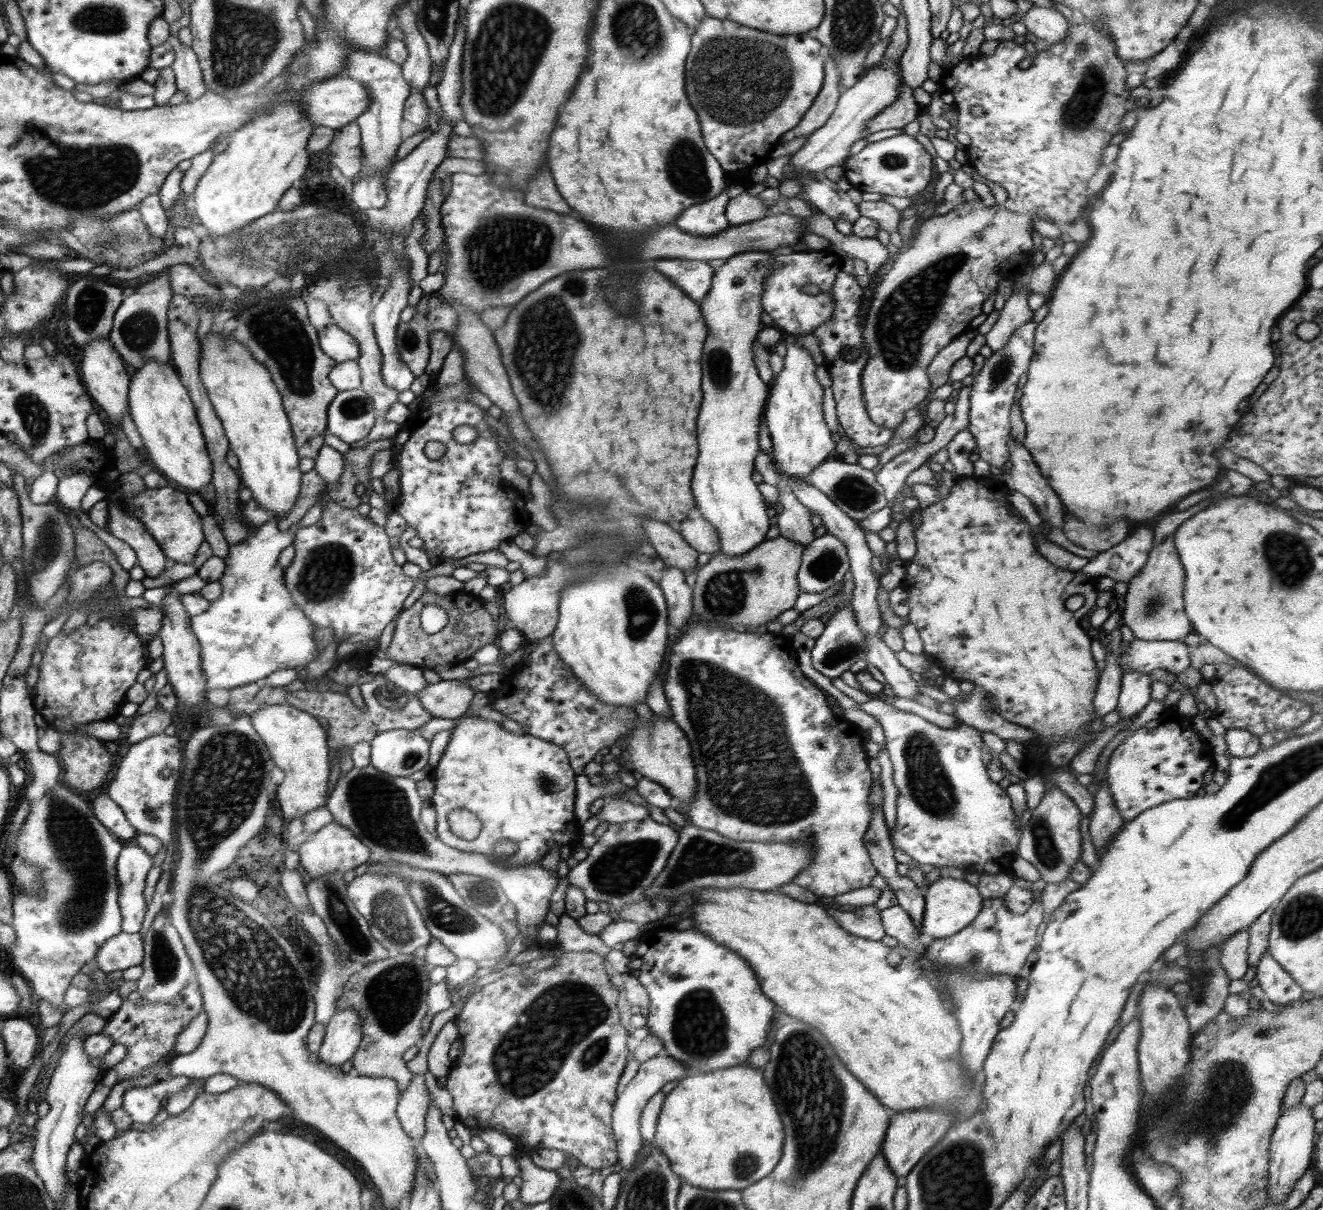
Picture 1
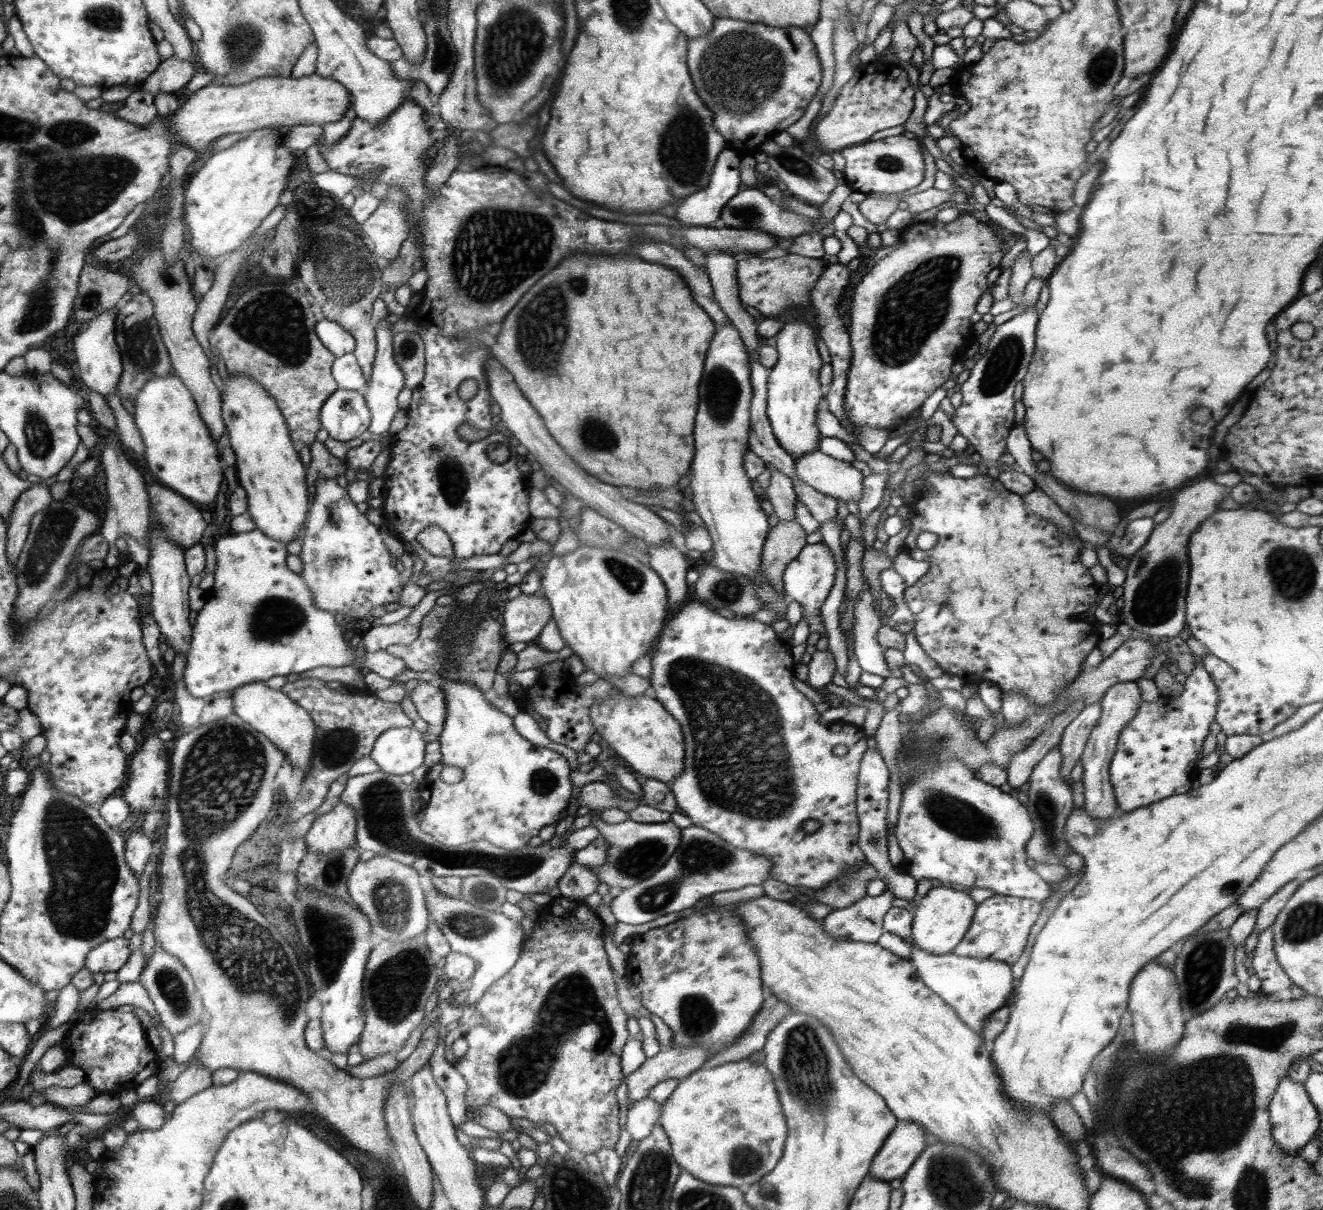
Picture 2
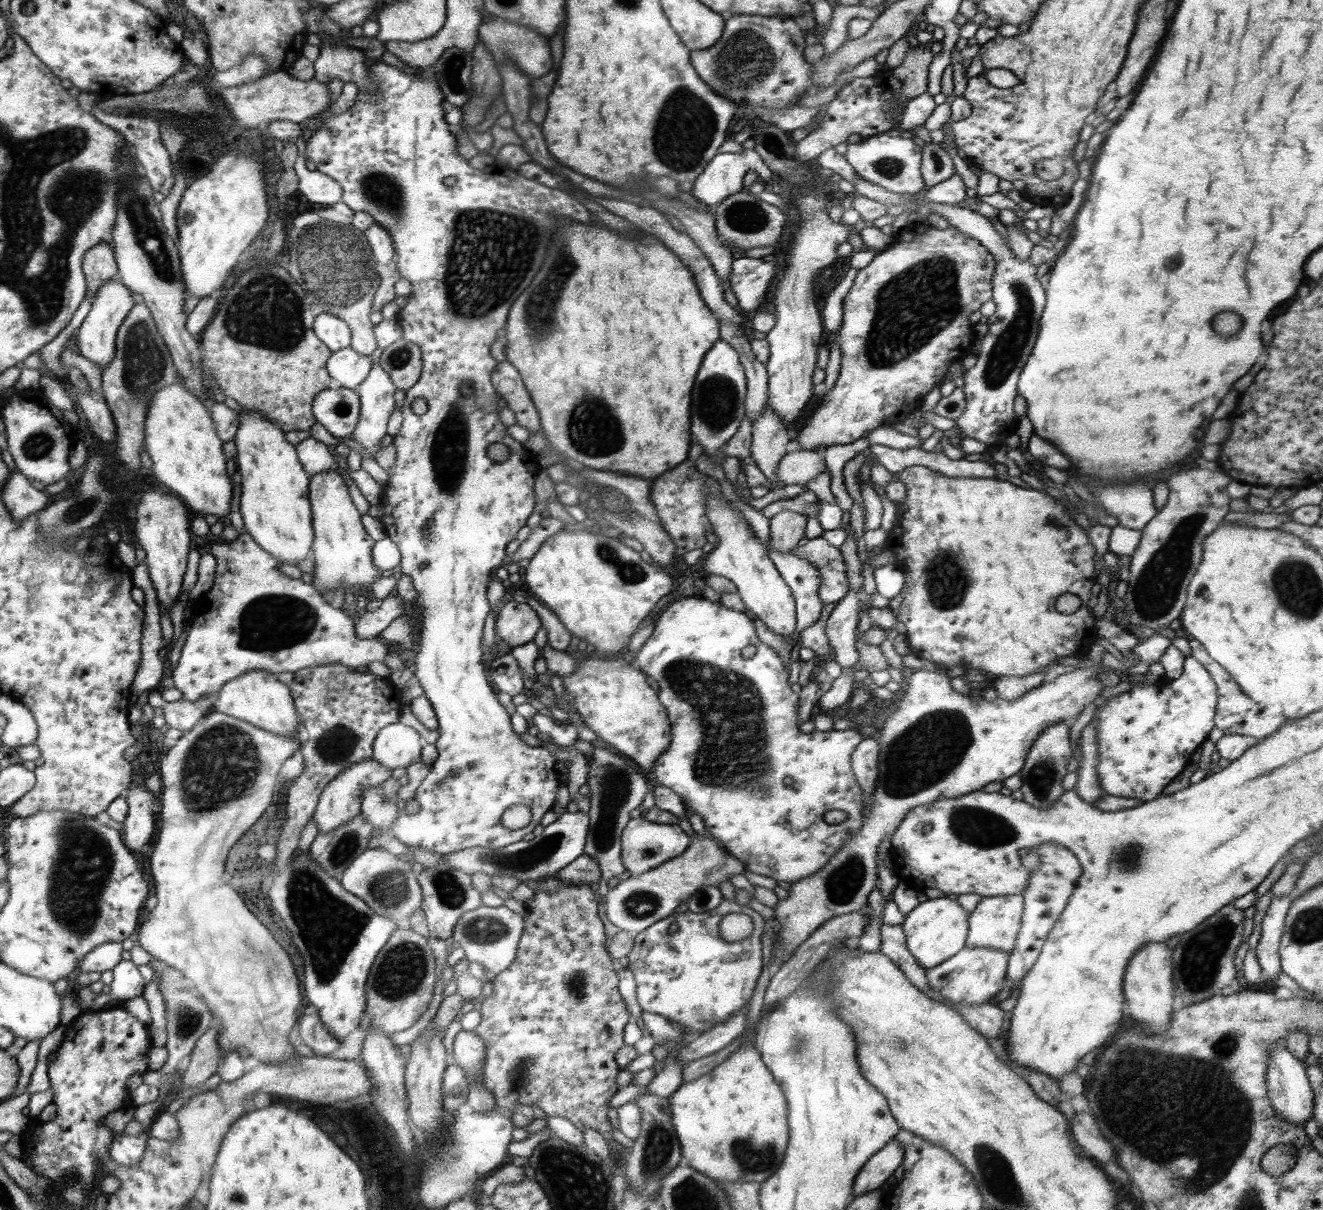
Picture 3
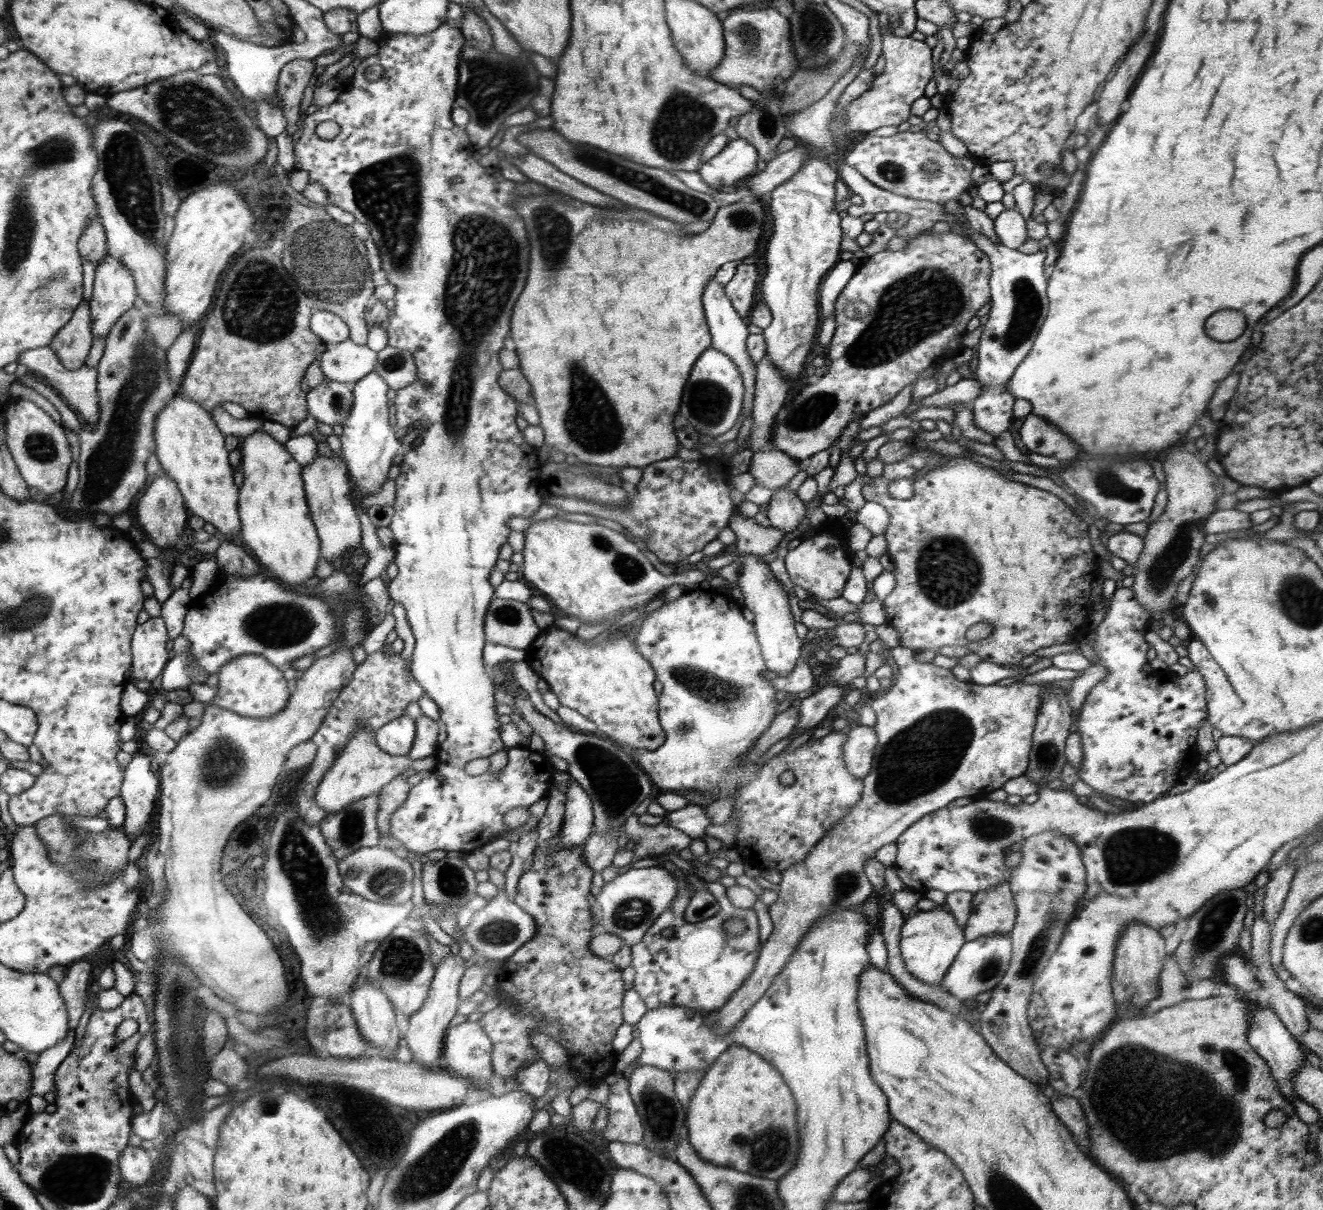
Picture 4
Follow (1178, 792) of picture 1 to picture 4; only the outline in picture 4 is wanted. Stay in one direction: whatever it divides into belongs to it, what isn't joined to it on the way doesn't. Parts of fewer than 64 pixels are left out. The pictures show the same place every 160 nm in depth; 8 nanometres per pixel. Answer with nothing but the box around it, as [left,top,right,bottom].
[1077,587,1208,804]

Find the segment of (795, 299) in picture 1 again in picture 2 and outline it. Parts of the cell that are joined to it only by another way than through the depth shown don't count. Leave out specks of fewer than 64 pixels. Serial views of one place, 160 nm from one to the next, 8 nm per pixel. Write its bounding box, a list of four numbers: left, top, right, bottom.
[737,253,827,317]

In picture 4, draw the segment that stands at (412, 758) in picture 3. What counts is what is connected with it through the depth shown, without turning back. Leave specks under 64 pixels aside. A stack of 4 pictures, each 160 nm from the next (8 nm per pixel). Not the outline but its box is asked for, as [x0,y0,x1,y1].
[375,714,415,756]

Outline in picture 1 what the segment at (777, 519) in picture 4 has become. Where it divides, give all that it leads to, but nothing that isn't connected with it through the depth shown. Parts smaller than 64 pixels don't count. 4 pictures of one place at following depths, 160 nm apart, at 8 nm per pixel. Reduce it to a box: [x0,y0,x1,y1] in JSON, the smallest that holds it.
[693,535,804,630]

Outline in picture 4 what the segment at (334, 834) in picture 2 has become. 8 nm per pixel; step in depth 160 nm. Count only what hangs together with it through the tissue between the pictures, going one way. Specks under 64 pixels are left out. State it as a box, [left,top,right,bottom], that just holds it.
[313,728,436,813]

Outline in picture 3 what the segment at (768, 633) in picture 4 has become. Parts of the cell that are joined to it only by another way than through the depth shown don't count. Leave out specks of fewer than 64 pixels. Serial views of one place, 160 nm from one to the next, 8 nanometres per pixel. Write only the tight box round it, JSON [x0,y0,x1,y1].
[704,495,797,646]

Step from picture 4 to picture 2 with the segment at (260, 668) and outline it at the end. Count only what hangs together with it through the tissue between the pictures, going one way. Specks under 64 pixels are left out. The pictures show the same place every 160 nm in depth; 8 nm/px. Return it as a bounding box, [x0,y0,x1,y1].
[230,680,316,773]

